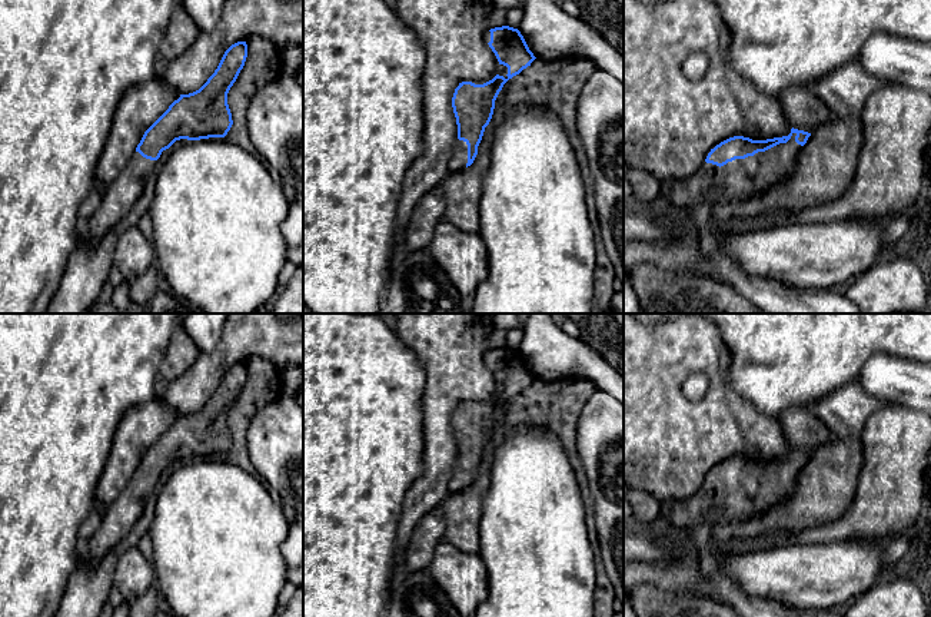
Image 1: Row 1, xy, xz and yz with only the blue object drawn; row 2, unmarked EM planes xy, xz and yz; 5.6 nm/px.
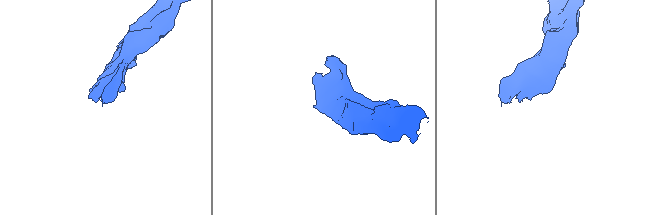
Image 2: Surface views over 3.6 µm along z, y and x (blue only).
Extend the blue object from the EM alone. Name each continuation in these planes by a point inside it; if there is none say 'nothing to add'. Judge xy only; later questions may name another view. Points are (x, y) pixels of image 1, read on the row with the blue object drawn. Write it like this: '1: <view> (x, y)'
1: xy (117, 198)

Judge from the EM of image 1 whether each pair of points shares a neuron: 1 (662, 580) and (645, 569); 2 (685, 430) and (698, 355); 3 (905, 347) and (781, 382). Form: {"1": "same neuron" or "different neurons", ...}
{"1": "same neuron", "2": "same neuron", "3": "same neuron"}

